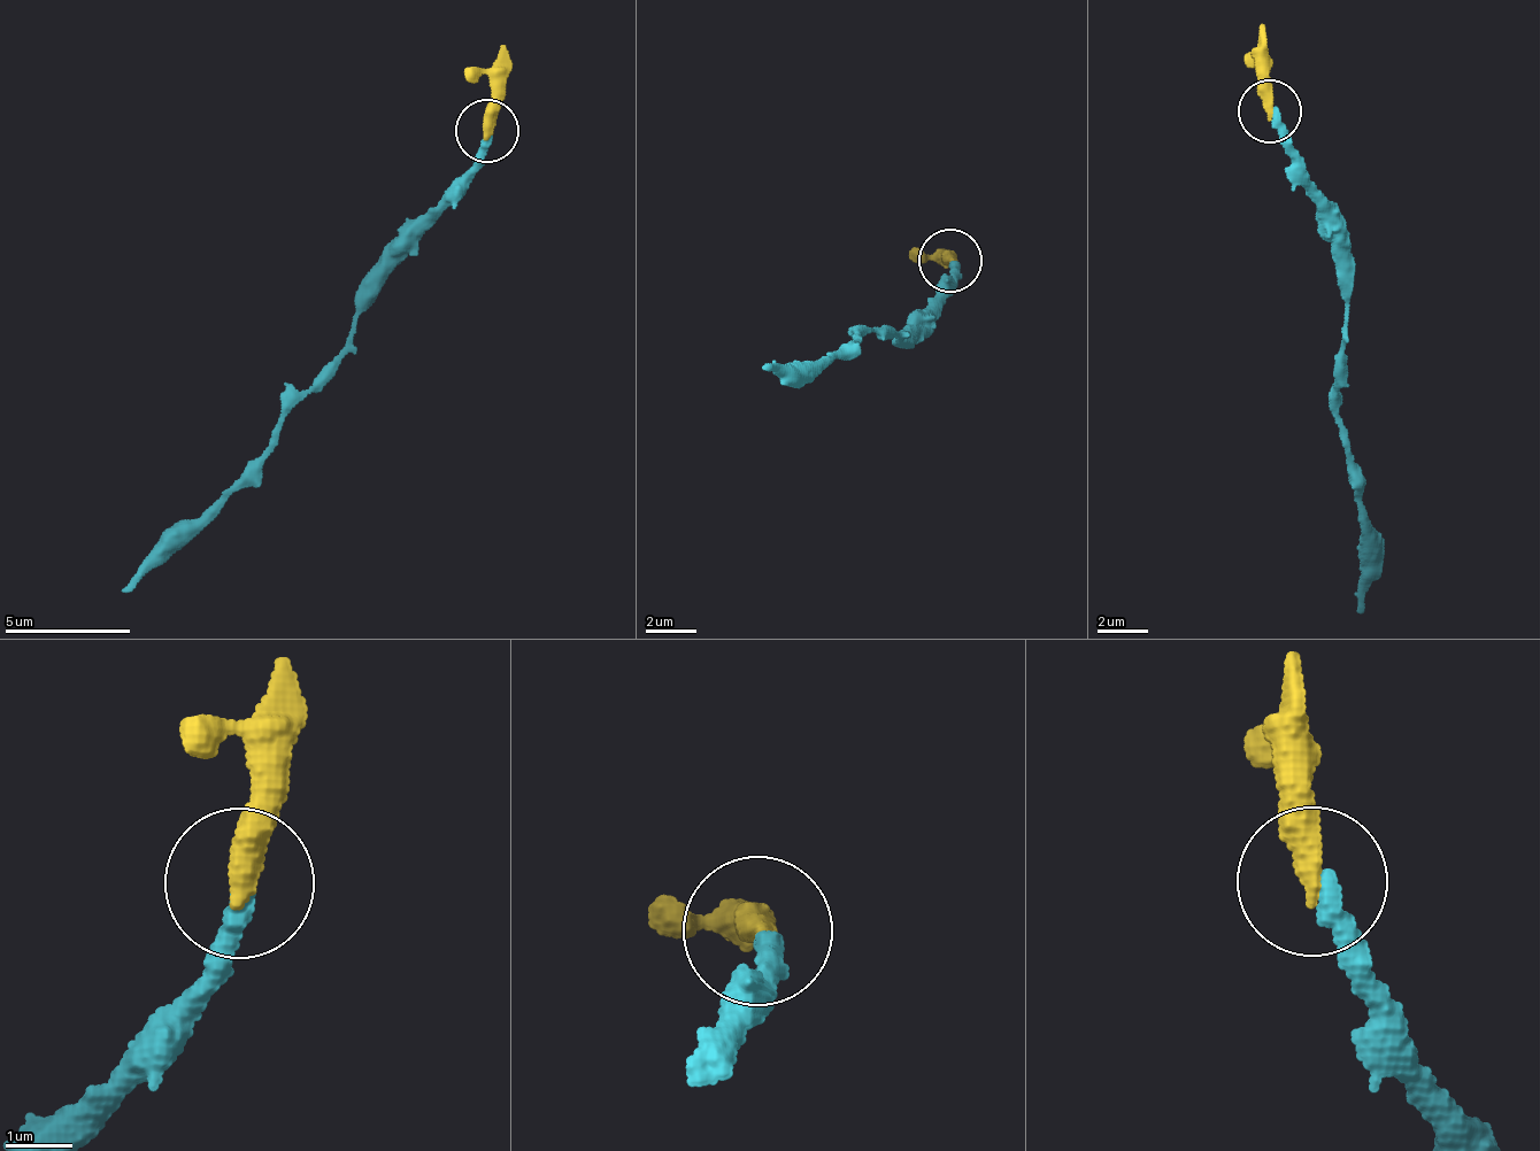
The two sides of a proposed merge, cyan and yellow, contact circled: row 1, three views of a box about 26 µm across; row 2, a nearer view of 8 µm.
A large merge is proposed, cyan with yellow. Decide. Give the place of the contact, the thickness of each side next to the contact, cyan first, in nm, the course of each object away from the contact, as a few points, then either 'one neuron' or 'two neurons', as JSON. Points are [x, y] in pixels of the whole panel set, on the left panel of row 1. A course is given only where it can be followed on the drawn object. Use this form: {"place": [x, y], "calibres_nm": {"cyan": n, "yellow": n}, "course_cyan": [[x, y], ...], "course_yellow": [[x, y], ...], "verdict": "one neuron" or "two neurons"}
{"place": [486, 130], "calibres_nm": {"cyan": 320, "yellow": 440}, "course_cyan": [[487, 132], [462, 185], [384, 260], [376, 298], [354, 318], [354, 349], [283, 418], [262, 462], [120, 589]], "course_yellow": [[487, 132], [503, 44]], "verdict": "one neuron"}

